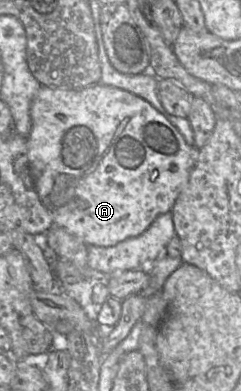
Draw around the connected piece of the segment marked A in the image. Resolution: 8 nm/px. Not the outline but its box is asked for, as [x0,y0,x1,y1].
[27,83,198,247]

